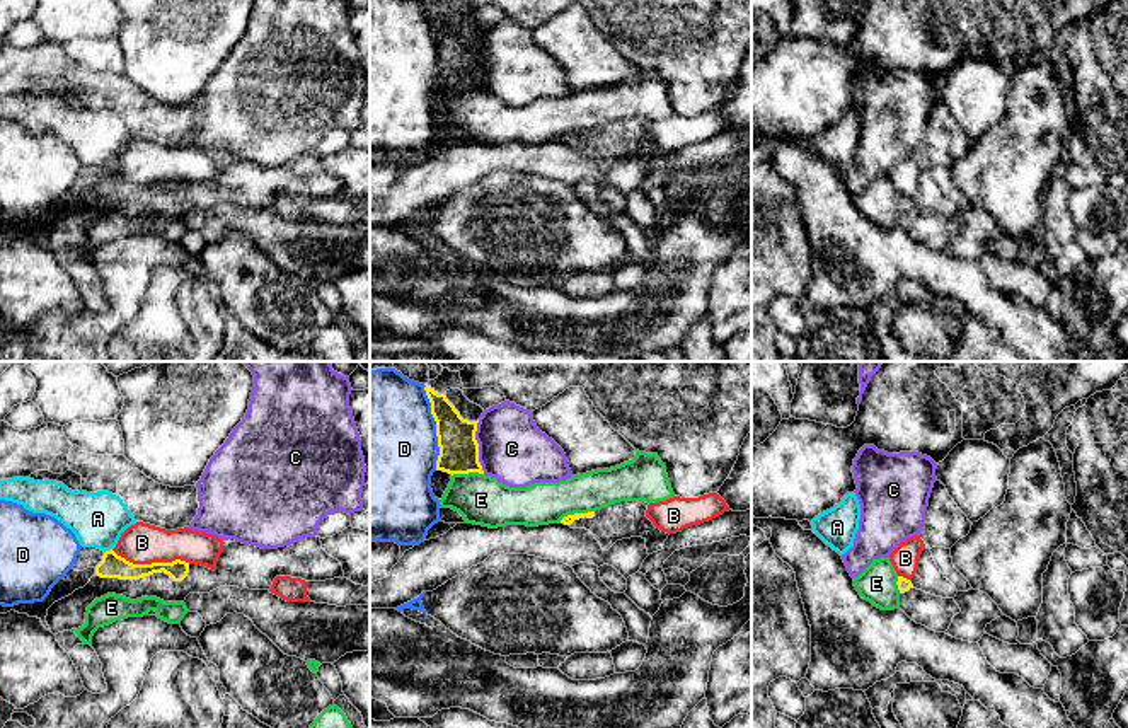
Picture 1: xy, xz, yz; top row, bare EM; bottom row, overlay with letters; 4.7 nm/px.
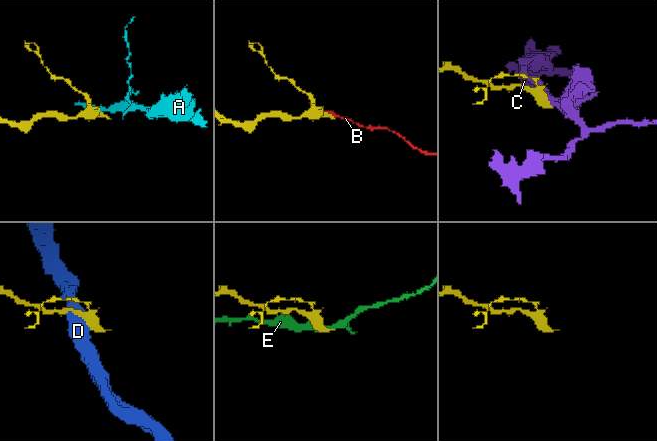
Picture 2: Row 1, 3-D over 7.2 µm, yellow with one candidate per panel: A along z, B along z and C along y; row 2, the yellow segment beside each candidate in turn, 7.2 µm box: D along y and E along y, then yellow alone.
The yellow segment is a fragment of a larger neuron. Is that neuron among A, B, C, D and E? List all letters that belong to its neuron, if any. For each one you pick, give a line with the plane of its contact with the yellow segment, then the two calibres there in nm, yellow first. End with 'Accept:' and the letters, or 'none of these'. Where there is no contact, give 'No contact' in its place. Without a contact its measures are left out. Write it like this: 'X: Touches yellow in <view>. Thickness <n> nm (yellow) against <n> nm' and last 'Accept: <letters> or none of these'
Accept: none of these

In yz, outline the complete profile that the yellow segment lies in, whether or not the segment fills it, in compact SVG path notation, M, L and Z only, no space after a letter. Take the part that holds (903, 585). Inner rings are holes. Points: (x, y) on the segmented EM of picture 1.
M898 576L900 609L917 624L946 633L952 617L961 612L954 598L942 598L917 590L910 580Z

